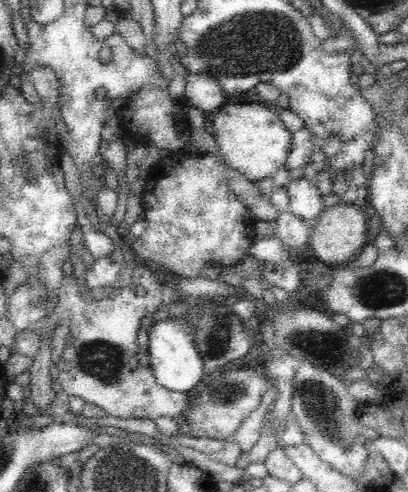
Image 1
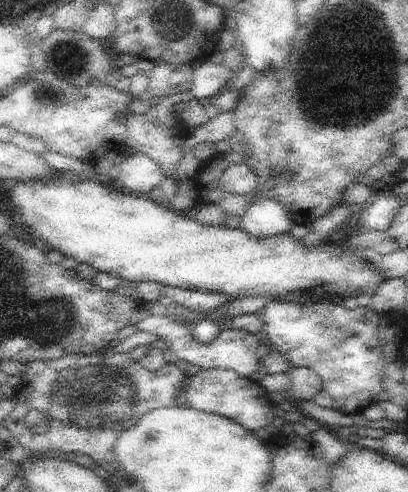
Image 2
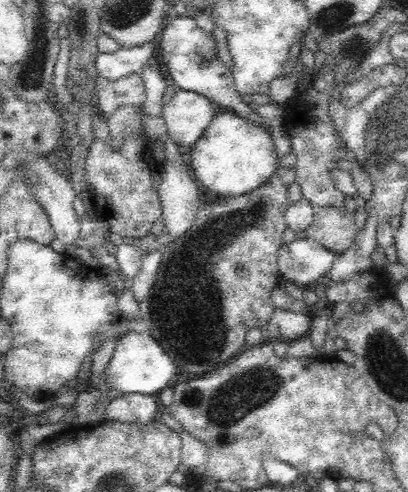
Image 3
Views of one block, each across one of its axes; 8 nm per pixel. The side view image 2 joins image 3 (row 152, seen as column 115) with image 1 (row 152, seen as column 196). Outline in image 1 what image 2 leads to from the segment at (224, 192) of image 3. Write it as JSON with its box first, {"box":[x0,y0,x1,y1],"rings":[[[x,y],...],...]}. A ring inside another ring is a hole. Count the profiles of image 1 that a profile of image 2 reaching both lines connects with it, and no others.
{"box":[212,104,294,184],"rings":[[[224,104],[214,116],[212,126],[212,136],[220,148],[220,156],[230,168],[234,168],[238,174],[244,174],[246,180],[258,184],[260,180],[274,178],[274,174],[286,166],[294,136],[286,130],[278,114],[262,104]]]}

